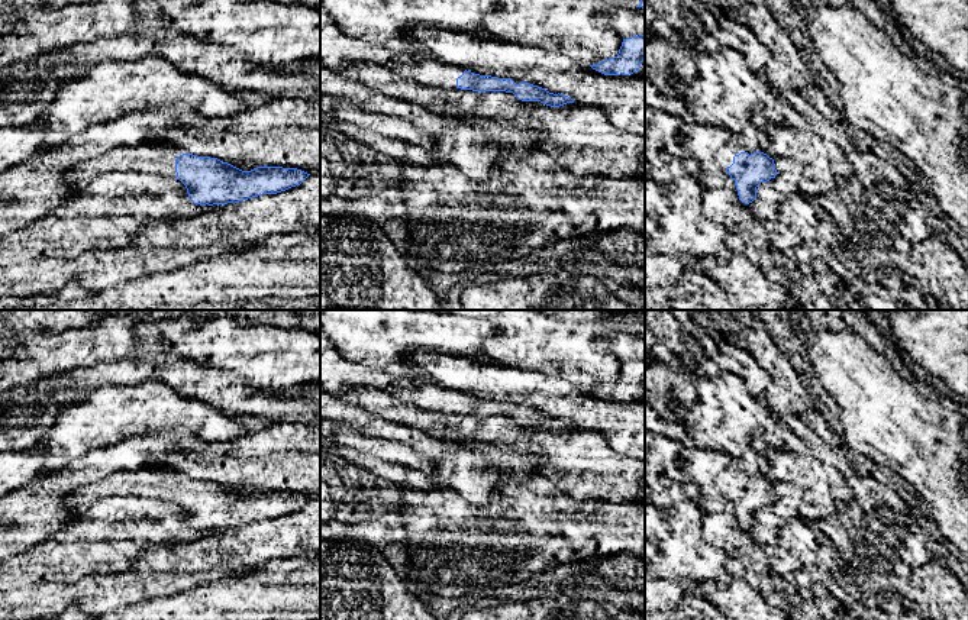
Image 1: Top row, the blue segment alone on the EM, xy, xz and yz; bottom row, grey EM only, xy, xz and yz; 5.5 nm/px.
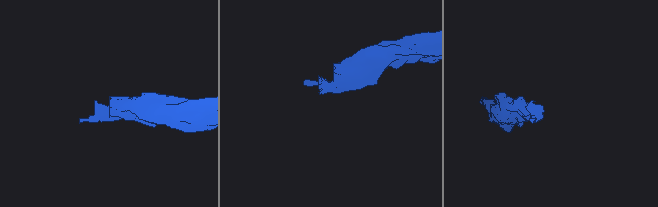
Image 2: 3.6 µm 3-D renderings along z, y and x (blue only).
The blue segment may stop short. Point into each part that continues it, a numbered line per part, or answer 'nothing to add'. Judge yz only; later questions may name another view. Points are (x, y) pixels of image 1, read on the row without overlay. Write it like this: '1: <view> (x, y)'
1: yz (713, 472)

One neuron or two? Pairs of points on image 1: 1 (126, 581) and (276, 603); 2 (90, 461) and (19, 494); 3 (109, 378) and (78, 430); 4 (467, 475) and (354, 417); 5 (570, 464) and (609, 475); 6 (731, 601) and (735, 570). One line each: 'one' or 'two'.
1: two
2: one
3: two
4: one
5: one
6: one

